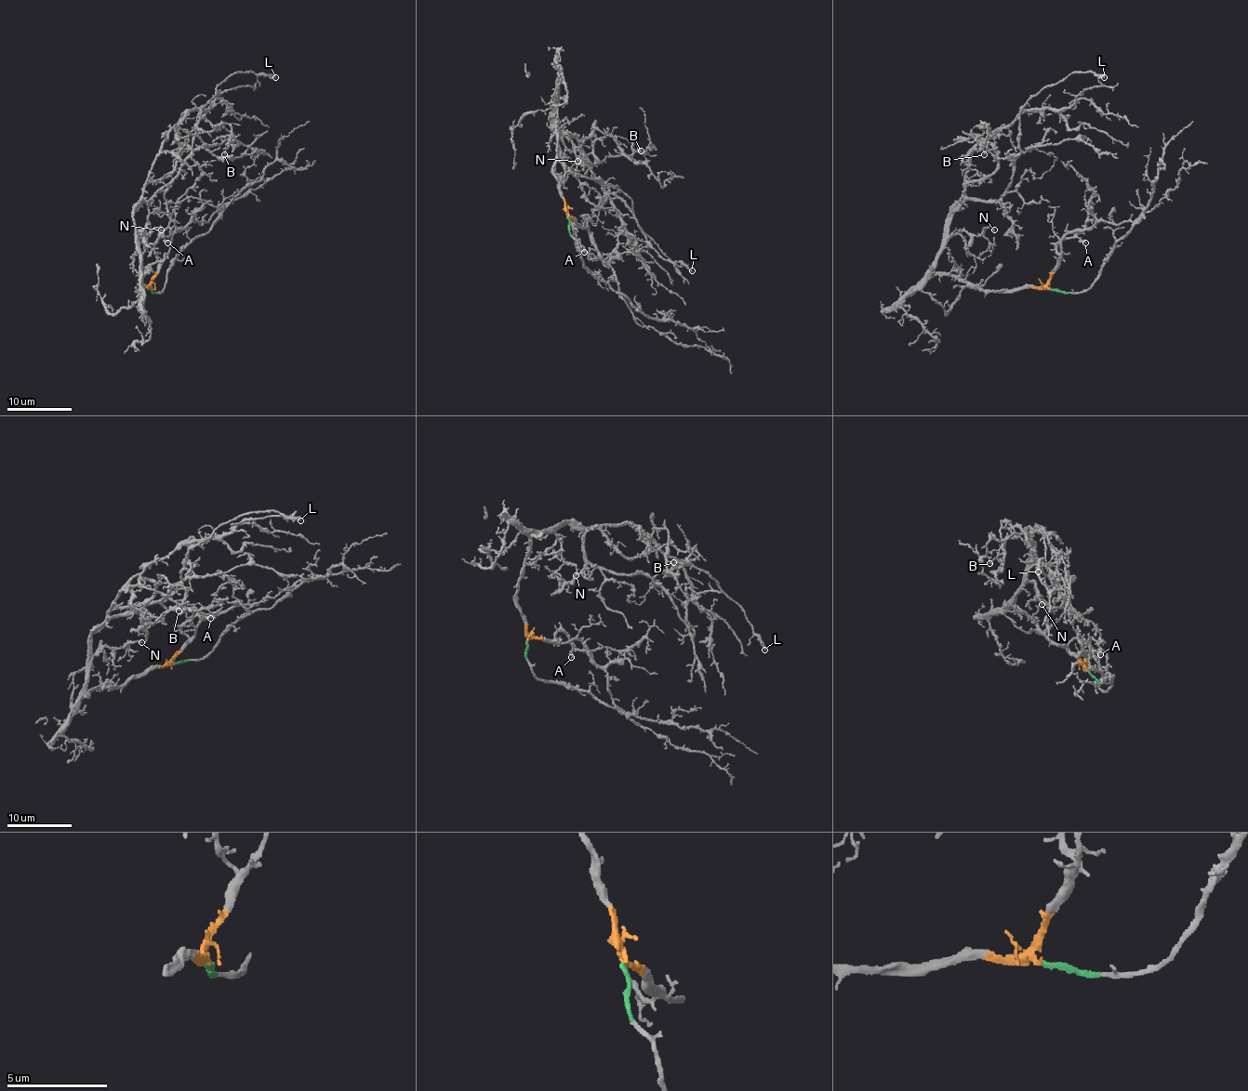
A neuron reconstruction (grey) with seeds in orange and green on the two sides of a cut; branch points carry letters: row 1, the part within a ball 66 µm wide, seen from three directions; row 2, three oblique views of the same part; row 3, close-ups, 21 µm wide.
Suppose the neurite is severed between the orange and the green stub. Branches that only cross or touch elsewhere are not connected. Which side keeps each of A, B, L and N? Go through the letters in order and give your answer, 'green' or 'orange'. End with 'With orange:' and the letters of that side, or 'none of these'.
A: orange
B: orange
L: orange
N: orange
With orange: A, B, L, N

